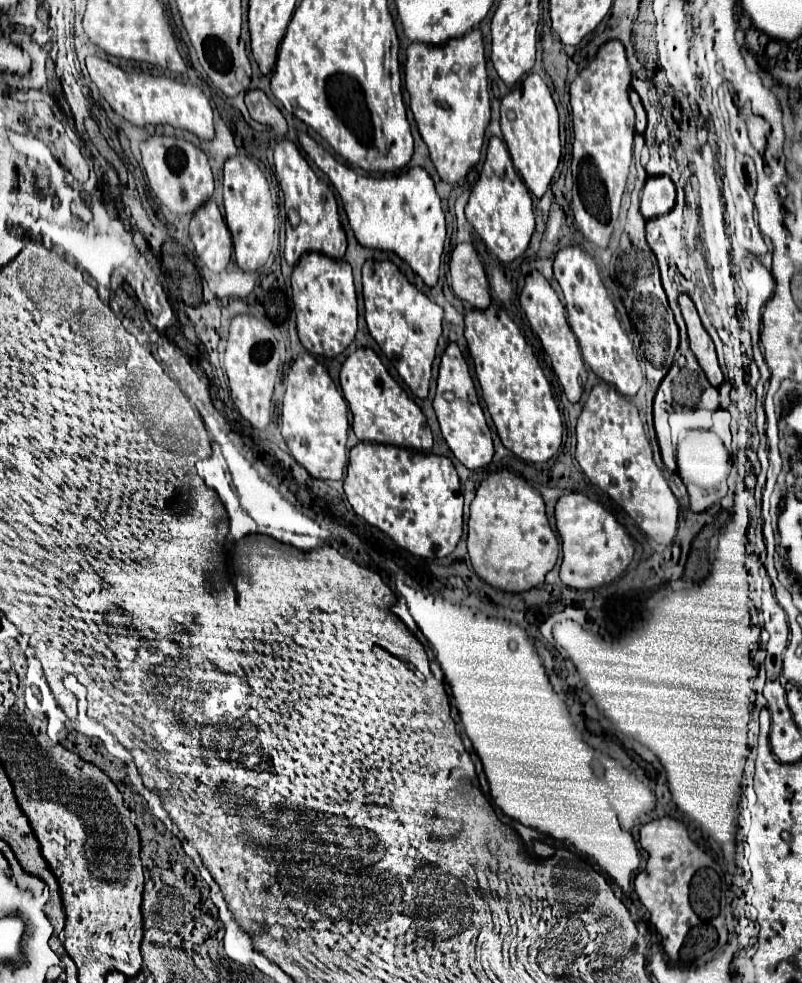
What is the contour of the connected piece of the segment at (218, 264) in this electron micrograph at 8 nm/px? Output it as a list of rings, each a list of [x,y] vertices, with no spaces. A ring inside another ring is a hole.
[[[209,199],[195,211],[189,225],[189,237],[199,259],[213,273],[221,273],[227,267],[233,253],[231,233],[213,199]]]

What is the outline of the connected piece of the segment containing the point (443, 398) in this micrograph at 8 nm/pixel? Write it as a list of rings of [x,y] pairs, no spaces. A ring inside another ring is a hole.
[[[449,343],[439,365],[439,377],[437,377],[437,393],[433,399],[433,409],[441,427],[441,433],[453,451],[453,455],[467,467],[467,469],[479,469],[485,467],[493,457],[493,439],[491,431],[487,427],[483,409],[477,399],[477,391],[473,385],[473,379],[469,375],[469,367],[457,347],[457,343]]]

